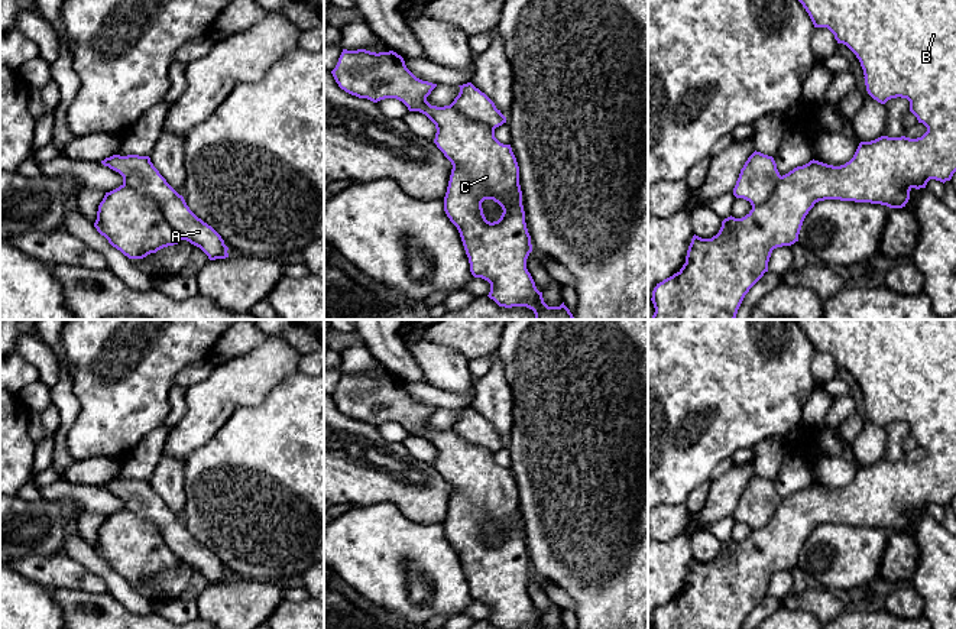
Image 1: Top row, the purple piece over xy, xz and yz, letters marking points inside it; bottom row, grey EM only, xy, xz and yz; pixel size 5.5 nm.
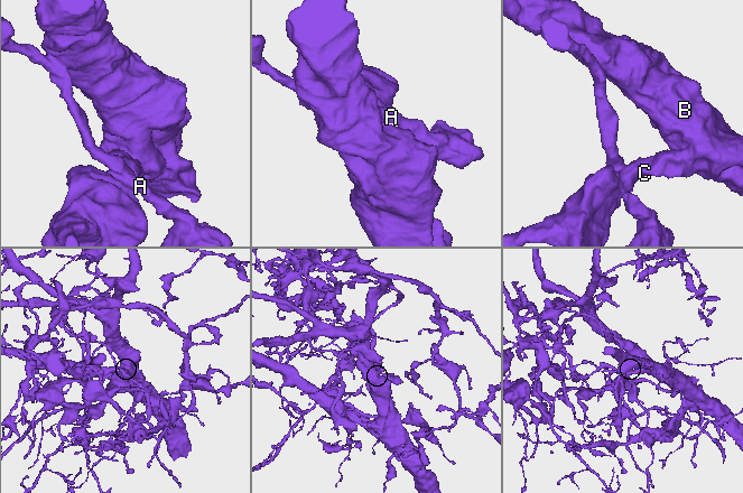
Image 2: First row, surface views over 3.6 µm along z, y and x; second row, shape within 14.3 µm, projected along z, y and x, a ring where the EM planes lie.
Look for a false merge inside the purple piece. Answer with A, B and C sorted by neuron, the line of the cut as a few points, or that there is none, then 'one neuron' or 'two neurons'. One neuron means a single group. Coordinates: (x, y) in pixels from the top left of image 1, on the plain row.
groups A B C; cut none; one neuron

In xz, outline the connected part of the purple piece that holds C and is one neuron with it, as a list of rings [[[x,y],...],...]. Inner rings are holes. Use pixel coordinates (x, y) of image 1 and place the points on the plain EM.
[[[343,373],[331,398],[338,411],[351,419],[373,427],[396,422],[409,435],[422,437],[435,448],[434,467],[453,489],[444,535],[460,557],[471,599],[490,607],[487,620],[498,629],[547,629],[526,593],[532,568],[525,547],[519,490],[511,468],[503,468],[495,461],[495,453],[506,447],[495,427],[467,406],[458,409],[460,416],[450,429],[431,429],[427,421],[437,408],[417,402],[406,392],[404,382],[393,375],[376,377],[366,373]],[[485,523],[493,523],[502,531],[503,536],[498,545],[486,544],[482,532]]]

